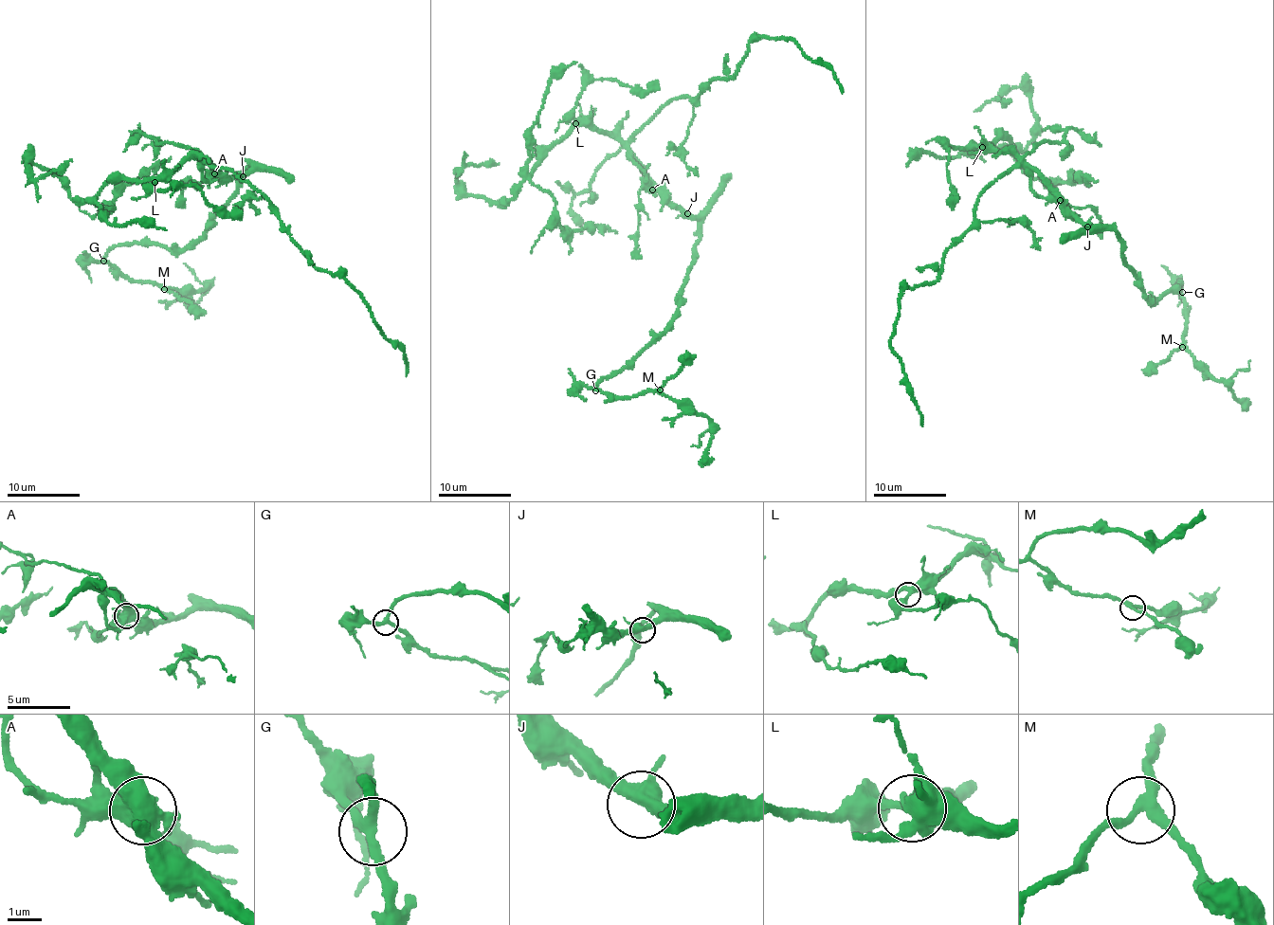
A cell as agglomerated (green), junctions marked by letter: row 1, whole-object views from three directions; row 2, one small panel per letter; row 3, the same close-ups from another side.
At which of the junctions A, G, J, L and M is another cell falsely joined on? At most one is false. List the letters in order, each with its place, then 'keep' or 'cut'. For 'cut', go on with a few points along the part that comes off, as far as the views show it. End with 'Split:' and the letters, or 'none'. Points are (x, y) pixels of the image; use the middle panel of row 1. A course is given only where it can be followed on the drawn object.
A: (652, 190) | cut | (652, 189), (630, 155), (632, 136), (667, 102), (736, 76), (754, 41), (790, 39), (827, 64), (842, 93)
G: (595, 390) | keep
J: (687, 213) | keep
L: (575, 123) | keep
M: (660, 389) | keep
Split: A

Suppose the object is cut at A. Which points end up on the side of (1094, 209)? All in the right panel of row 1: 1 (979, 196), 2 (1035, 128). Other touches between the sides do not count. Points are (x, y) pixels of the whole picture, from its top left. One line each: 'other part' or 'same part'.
1: same part
2: other part

